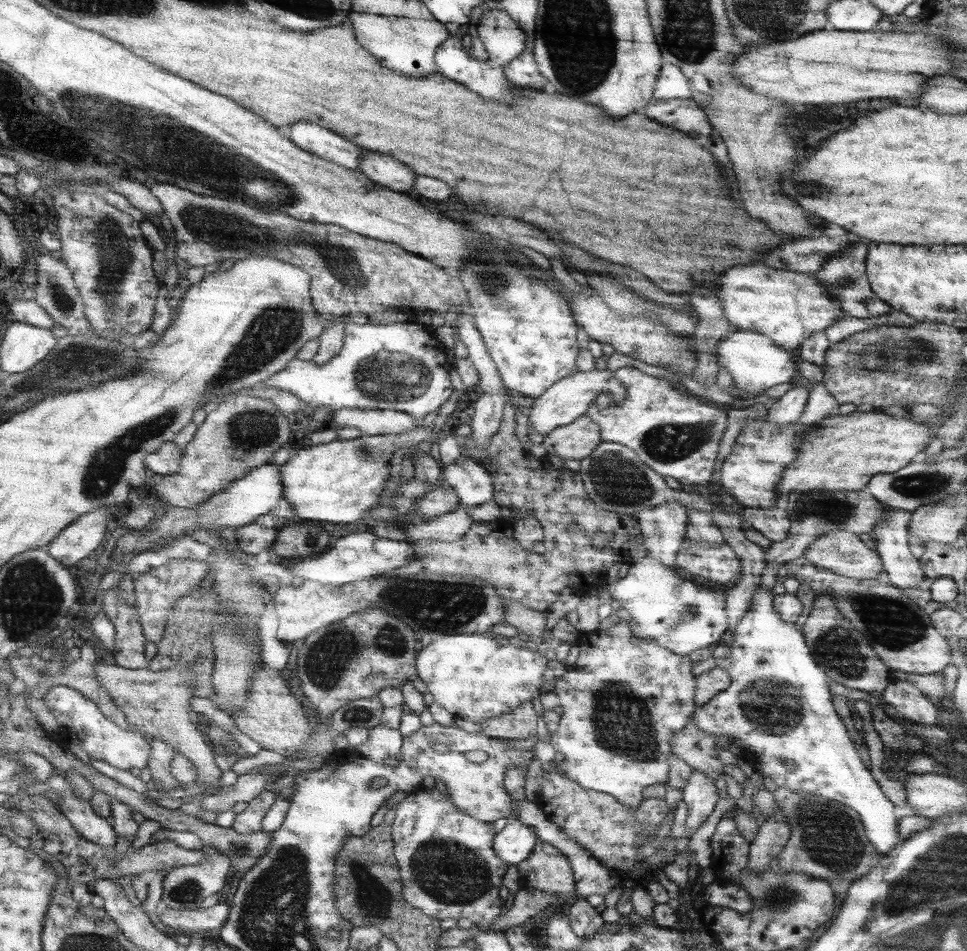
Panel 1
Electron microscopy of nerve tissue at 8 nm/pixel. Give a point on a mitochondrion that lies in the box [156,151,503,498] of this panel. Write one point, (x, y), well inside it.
(266, 339)

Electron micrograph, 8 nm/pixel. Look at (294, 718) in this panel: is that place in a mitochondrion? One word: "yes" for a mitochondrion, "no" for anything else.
no

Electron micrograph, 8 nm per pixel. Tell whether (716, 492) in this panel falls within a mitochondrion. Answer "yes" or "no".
no

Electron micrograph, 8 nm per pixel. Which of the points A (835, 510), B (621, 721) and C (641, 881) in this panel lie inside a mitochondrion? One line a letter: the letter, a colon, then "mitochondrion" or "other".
A: mitochondrion
B: mitochondrion
C: other

